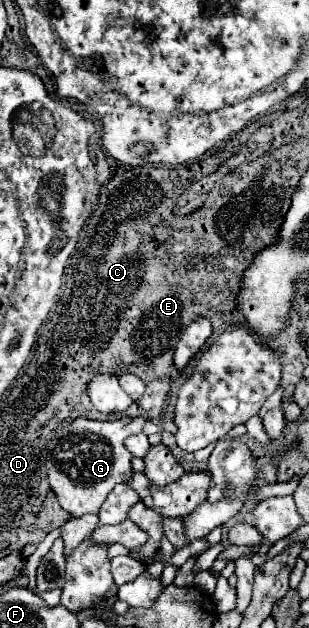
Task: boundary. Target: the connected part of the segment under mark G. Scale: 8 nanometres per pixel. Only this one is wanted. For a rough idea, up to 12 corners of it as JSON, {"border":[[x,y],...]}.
{"border":[[78,417],[52,437],[48,481],[72,517],[130,481],[144,417]]}

